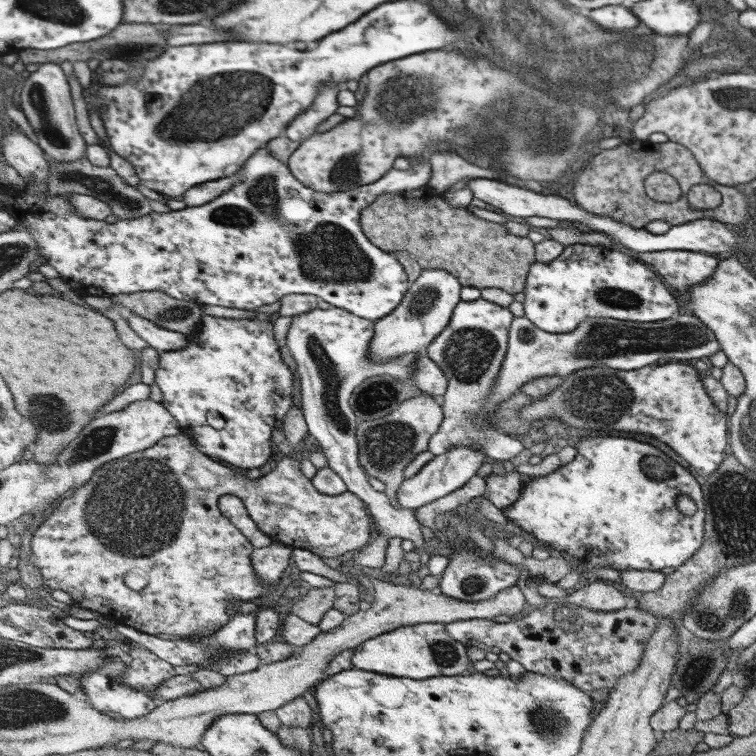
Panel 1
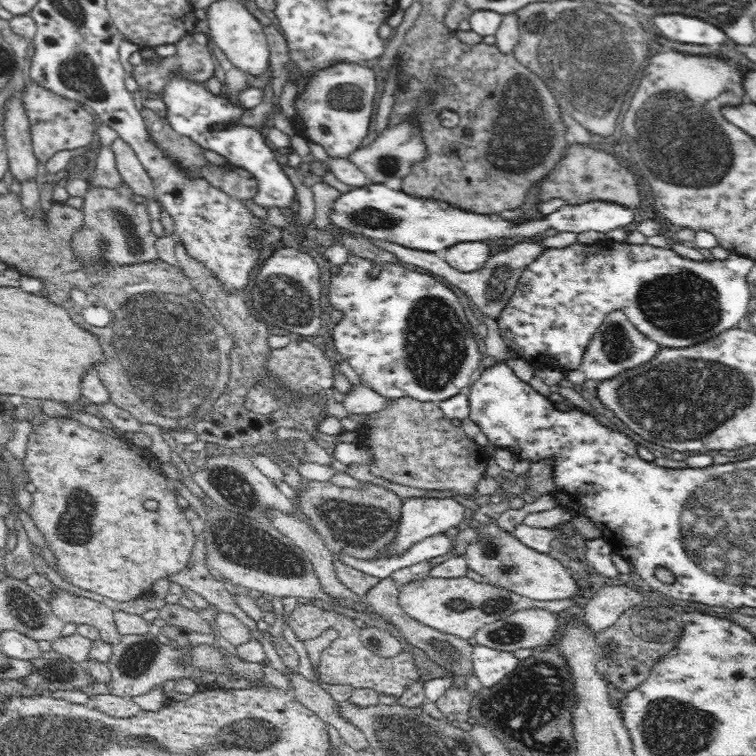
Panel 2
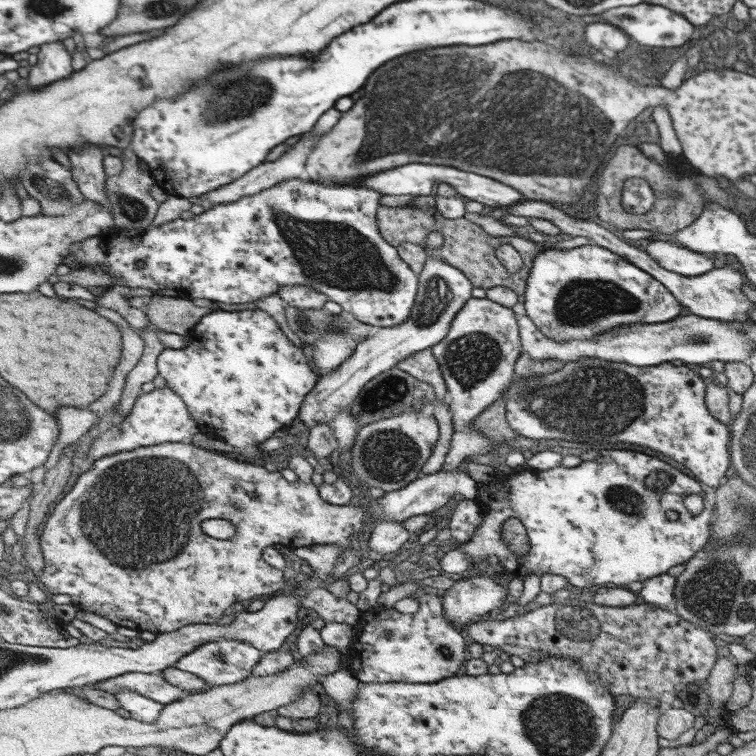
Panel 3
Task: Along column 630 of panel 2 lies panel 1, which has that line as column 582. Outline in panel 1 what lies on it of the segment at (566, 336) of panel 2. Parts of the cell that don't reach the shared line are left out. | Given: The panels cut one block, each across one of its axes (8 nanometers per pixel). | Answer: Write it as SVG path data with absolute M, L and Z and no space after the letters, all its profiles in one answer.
M581 242L579 244L566 246L562 254L559 254L558 258L555 258L552 262L535 262L533 268L530 269L530 274L526 281L525 300L523 302L524 316L529 318L530 322L533 322L537 327L545 331L551 331L554 334L572 332L572 330L577 329L578 325L581 325L587 318L614 318L620 321L632 322L660 322L674 317L674 314L678 312L678 300L676 300L676 298L670 294L670 290L662 284L662 278L660 278L660 276L656 276L646 264L636 262L636 260L630 260L626 254L620 254L620 252L608 252L608 254L604 254L602 248L601 246L588 246Z

